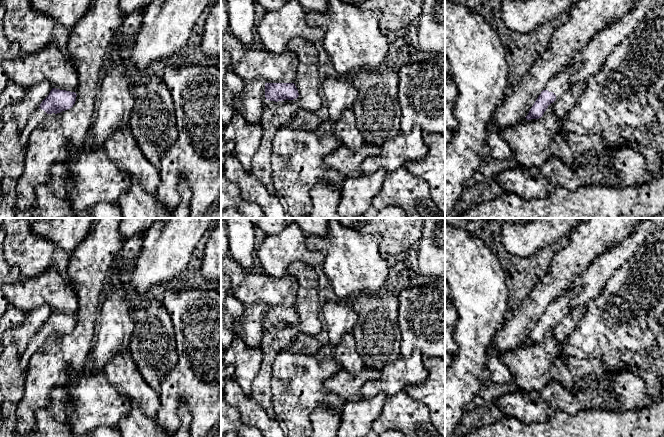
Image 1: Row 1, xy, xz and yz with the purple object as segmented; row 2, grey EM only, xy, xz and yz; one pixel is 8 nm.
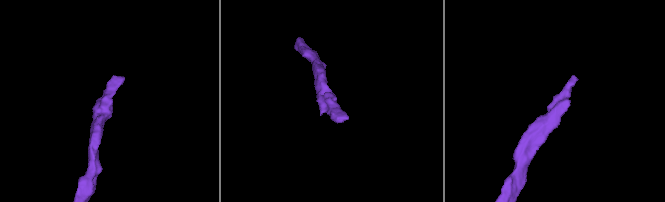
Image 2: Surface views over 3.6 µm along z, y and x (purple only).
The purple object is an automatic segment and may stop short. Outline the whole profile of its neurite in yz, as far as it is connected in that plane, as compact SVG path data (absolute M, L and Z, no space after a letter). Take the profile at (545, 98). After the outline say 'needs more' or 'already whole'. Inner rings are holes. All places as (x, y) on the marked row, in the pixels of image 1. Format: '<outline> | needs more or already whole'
M579 64L568 66L564 71L551 78L525 118L527 120L541 118L546 109L552 107L570 89L572 85L570 78L578 68Z | needs more

